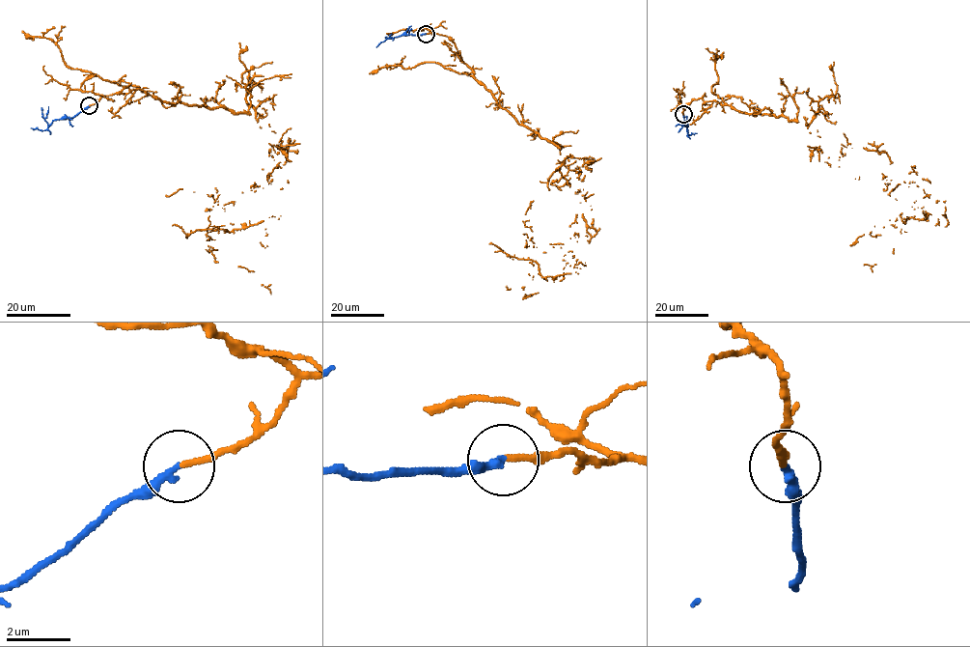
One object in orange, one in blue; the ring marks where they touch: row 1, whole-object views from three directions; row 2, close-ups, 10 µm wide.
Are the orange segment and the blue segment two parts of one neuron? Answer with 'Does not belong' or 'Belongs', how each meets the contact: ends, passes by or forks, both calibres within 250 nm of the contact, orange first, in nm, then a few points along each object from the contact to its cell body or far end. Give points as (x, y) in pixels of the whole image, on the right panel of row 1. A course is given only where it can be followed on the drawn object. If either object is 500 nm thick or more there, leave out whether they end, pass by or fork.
Belongs. At the ring orange ends. At the ring blue ends. Thickness 200 nm (orange) against 260 nm. Course of orange: (682, 115), (701, 98), (794, 121), (804, 92), (828, 157), (867, 149), (911, 166), (927, 220), (849, 245). Course of blue: (683, 115), (687, 134), (697, 133)

